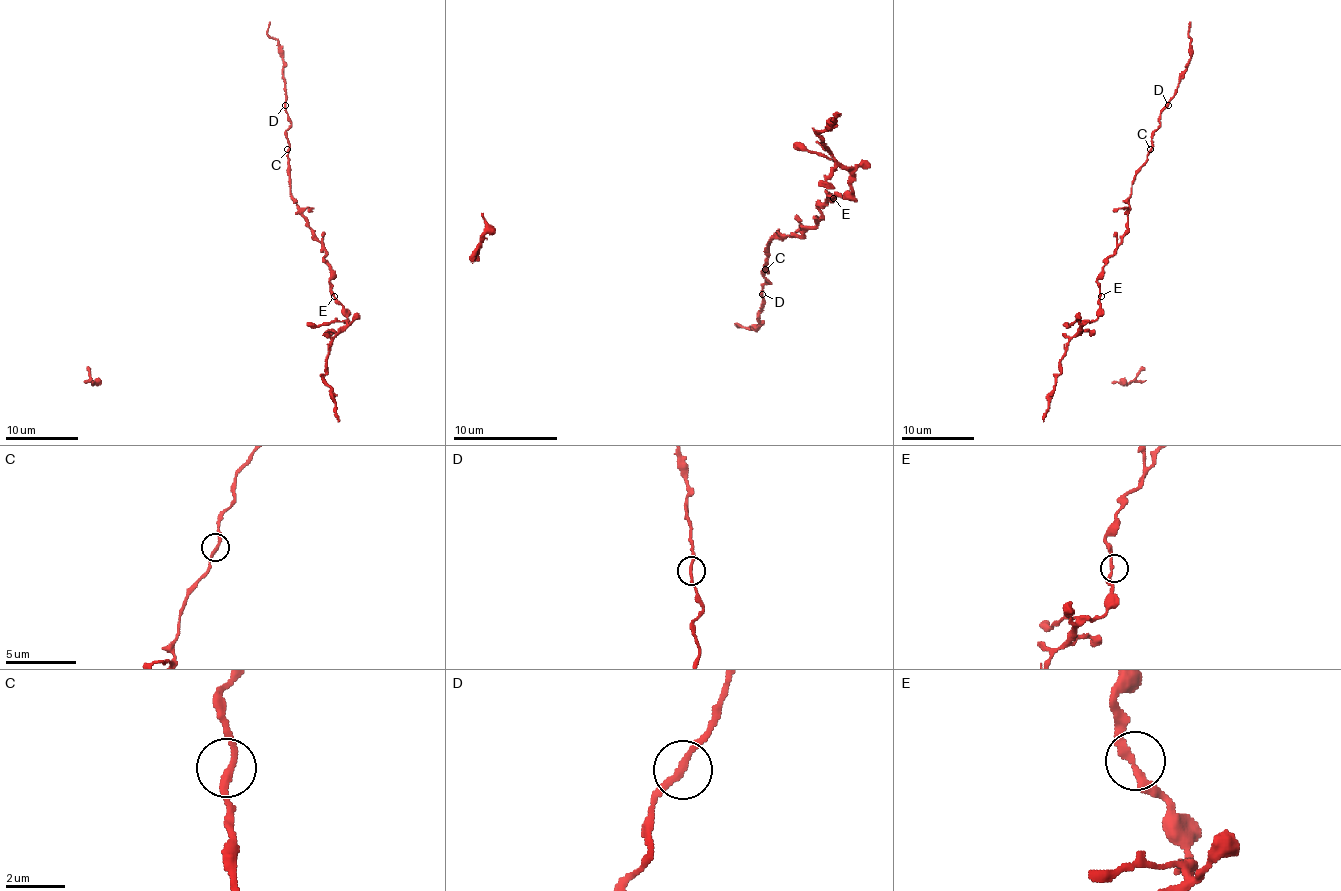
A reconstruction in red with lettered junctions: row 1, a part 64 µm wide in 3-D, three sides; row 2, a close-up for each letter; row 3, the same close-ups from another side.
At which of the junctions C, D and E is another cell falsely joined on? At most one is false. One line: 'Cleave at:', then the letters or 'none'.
Cleave at: none

